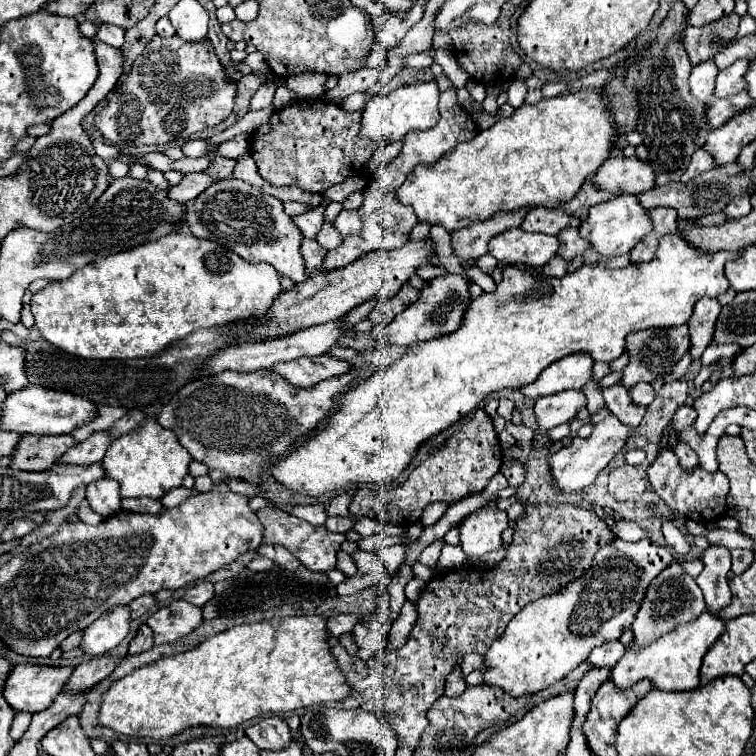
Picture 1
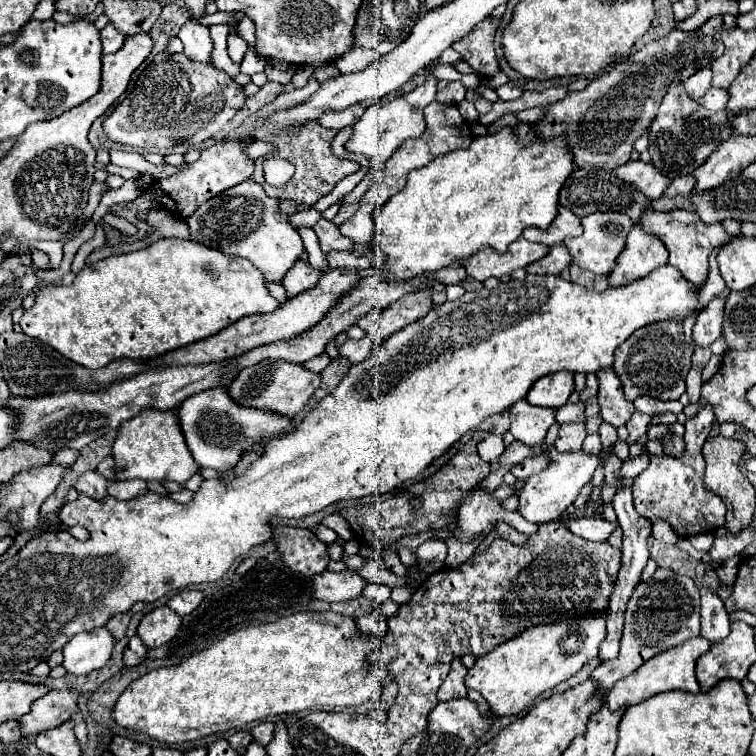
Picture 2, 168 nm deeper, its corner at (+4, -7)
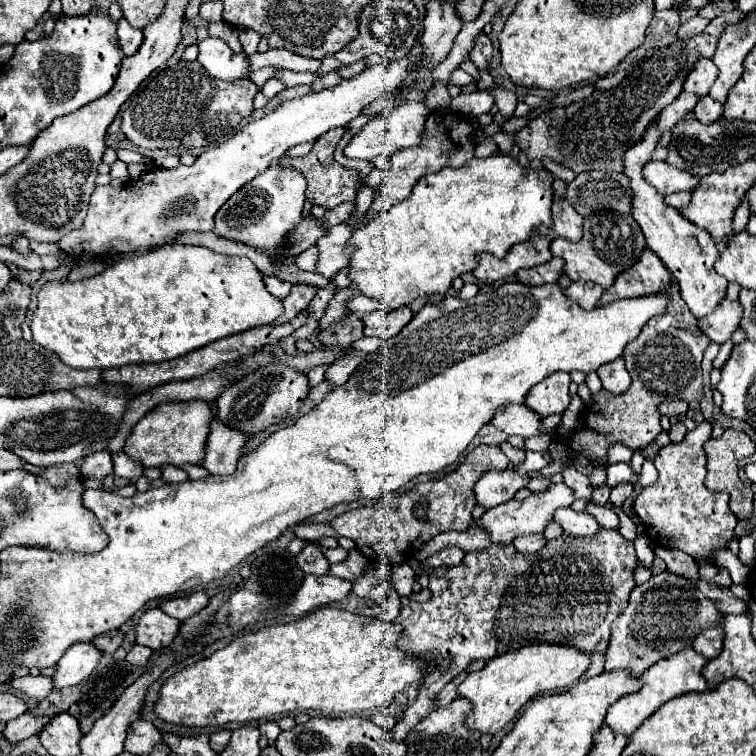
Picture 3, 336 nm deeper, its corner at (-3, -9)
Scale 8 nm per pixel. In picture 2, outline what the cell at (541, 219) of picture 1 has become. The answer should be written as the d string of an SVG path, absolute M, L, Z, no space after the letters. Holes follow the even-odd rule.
M559 208L559 216L553 220L553 224L547 230L527 228L527 232L523 232L523 238L531 242L541 242L545 246L553 246L563 242L567 236L581 236L581 234L583 234L581 220L567 208Z

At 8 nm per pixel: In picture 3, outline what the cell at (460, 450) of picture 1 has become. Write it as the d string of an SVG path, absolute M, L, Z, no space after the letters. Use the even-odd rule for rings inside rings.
M476 446L466 460L450 474L446 474L440 480L430 480L414 486L412 490L404 494L396 494L390 500L382 500L374 506L364 506L350 510L346 514L336 516L330 524L332 528L350 540L356 542L358 550L368 558L374 560L374 554L378 558L388 560L390 564L404 564L412 560L420 548L430 542L440 532L448 530L468 530L472 524L472 508L476 506L476 498L472 494L472 486L482 476L482 472L498 468L504 470L508 466L506 456L498 446Z

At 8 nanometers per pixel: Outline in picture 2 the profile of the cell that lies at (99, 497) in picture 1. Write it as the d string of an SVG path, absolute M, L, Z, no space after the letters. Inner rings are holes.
M87 472L77 480L75 488L81 494L91 496L93 500L105 500L107 498L107 486L109 486L109 482L103 476L99 476L97 472Z

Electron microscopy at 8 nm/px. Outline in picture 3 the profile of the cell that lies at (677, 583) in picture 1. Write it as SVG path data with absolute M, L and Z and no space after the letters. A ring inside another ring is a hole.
M668 572L652 576L650 582L632 590L622 618L614 624L614 634L610 636L610 646L604 654L604 670L610 672L616 668L632 668L632 676L638 678L658 660L692 644L694 636L698 636L704 628L716 626L718 614L720 612L714 602L706 598L694 582Z

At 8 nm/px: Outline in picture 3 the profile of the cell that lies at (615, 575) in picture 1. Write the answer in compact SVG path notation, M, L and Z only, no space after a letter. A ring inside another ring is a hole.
M530 644L488 660L482 670L470 672L468 678L458 686L458 694L472 702L472 712L466 716L466 728L494 736L512 718L516 718L528 700L540 692L558 692L570 688L586 672L588 666L588 654L558 644Z

